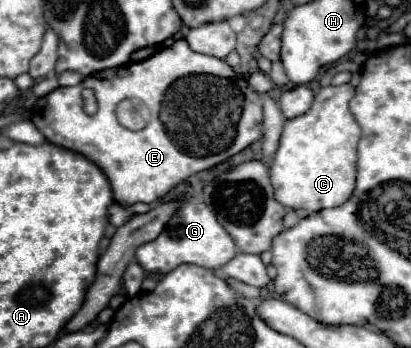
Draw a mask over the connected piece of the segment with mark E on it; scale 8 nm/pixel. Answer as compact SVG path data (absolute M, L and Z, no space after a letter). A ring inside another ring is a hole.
M178 39L174 45L160 49L144 61L98 71L74 87L58 87L52 93L40 97L32 109L32 123L50 143L78 151L92 159L92 163L96 163L106 173L116 203L130 207L134 203L152 203L162 199L190 175L212 169L258 141L262 137L262 99L224 59L200 55L192 51L184 39ZM82 89L94 91L98 103L98 111L94 115L84 113ZM122 99L140 99L150 109L152 121L140 131L122 127L116 121L116 105Z

